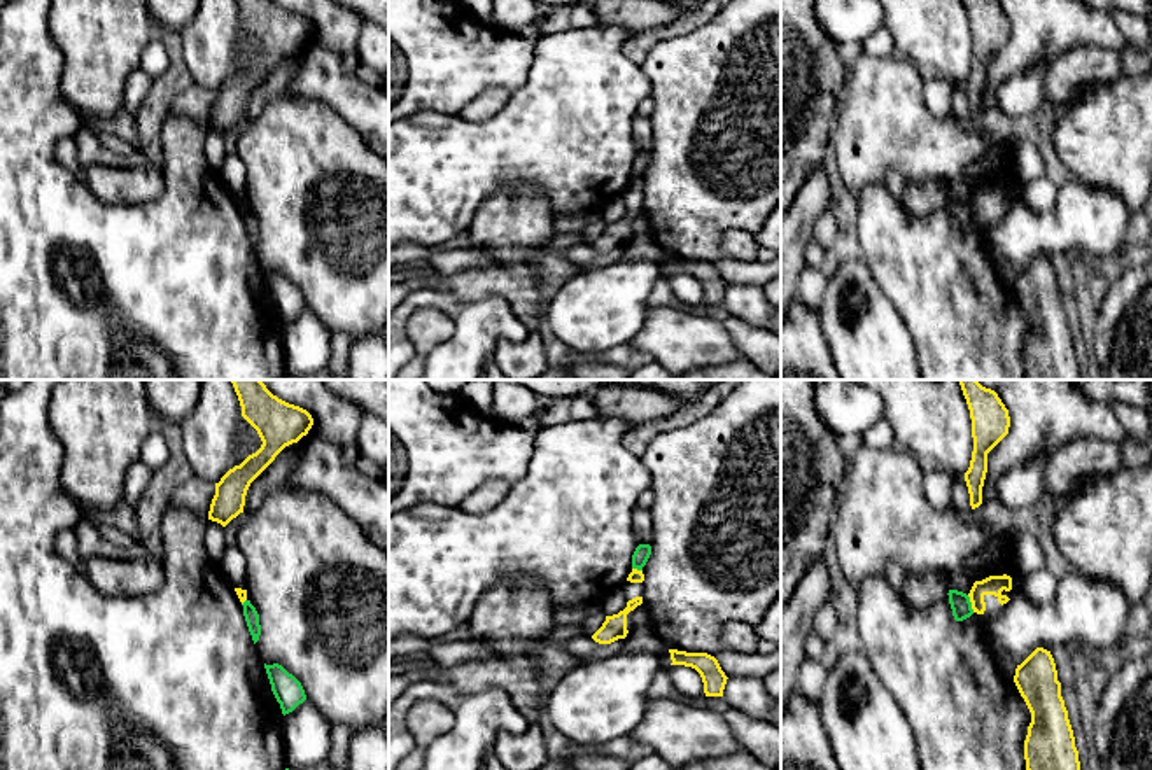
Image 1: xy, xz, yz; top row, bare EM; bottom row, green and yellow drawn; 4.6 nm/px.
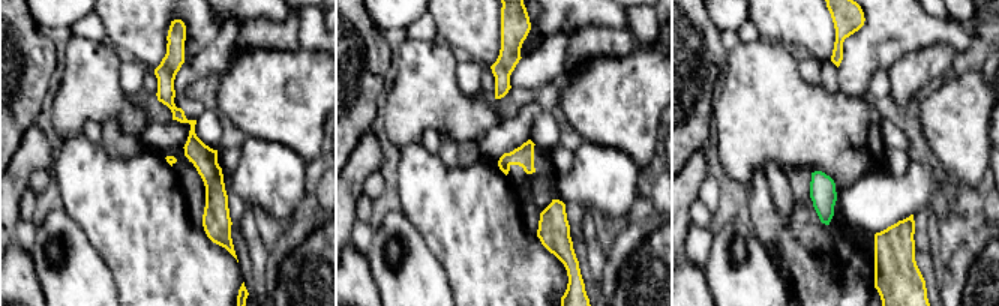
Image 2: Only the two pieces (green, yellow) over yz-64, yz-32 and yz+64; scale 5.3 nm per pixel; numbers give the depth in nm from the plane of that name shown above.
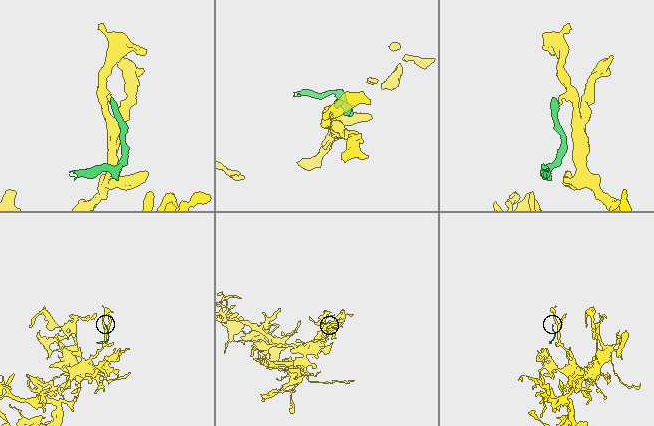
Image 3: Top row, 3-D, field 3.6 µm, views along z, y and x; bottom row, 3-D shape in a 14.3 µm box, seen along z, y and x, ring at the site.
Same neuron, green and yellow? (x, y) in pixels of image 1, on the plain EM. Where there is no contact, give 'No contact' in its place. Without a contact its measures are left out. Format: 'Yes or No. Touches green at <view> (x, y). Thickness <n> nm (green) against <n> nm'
No. Touches green at yz (970, 212). Thickness 100 nm (green) against 90 nm

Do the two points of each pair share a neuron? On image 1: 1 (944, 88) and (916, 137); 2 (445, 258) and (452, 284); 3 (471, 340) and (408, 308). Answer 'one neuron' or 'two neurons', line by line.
1: two neurons
2: two neurons
3: one neuron

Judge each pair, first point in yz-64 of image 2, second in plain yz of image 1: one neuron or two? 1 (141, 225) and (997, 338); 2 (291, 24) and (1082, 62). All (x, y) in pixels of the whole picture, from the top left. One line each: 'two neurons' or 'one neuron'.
1: one neuron
2: one neuron

